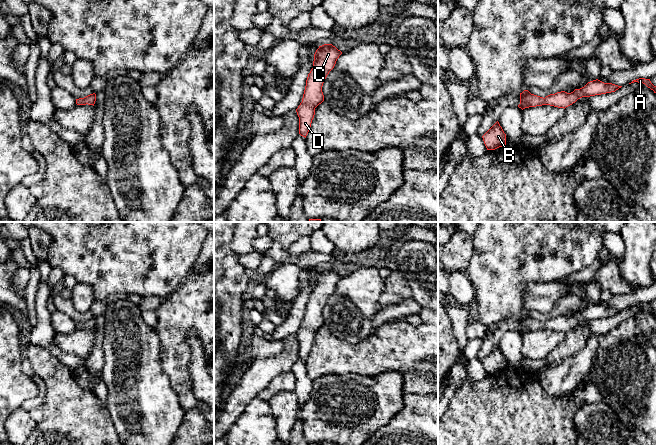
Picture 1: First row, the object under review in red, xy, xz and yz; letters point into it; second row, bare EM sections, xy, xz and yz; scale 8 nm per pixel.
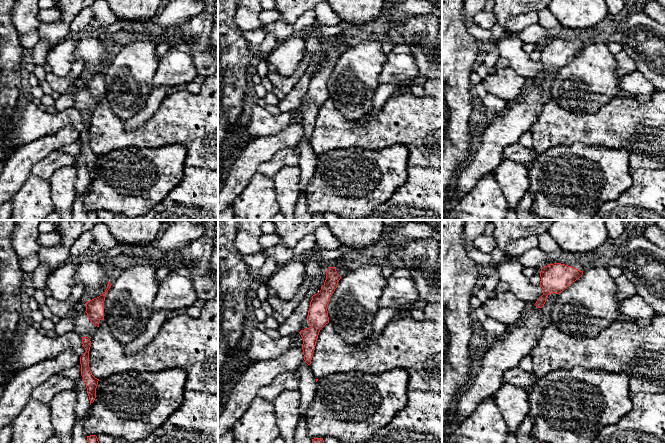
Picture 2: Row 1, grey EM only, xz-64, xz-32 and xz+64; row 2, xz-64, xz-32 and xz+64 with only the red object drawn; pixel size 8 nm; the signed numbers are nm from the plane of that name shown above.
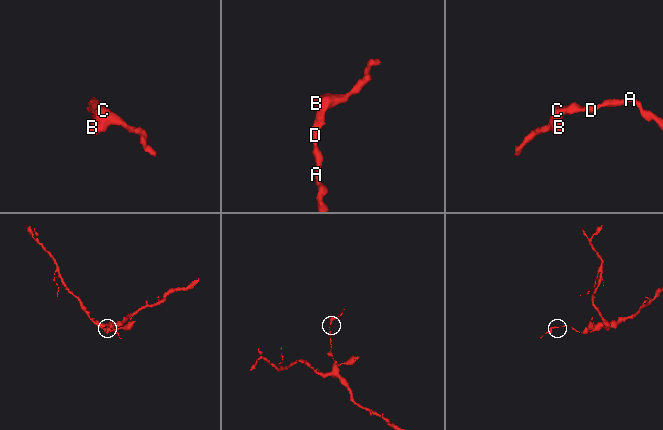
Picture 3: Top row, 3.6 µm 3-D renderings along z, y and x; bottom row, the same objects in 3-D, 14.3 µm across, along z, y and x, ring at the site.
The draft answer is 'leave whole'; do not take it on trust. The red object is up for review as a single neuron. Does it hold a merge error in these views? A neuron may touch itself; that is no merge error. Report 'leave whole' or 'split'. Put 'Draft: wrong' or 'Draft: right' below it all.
leave whole
Draft: right

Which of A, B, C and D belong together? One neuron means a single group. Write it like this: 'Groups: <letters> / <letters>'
Groups: A B C D

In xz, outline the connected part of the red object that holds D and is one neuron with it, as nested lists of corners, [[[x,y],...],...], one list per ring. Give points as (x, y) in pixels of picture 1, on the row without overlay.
[[[332,268],[319,270],[314,278],[313,292],[308,298],[302,326],[296,333],[299,358],[306,362],[315,339],[315,332],[324,325],[323,307],[342,278]]]

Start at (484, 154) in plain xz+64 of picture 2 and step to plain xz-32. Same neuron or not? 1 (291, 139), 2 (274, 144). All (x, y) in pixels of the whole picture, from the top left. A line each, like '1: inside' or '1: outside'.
1: inside
2: inside

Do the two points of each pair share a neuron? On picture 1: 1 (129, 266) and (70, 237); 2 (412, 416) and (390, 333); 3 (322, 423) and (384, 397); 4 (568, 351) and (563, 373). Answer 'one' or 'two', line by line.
1: one
2: two
3: one
4: two

